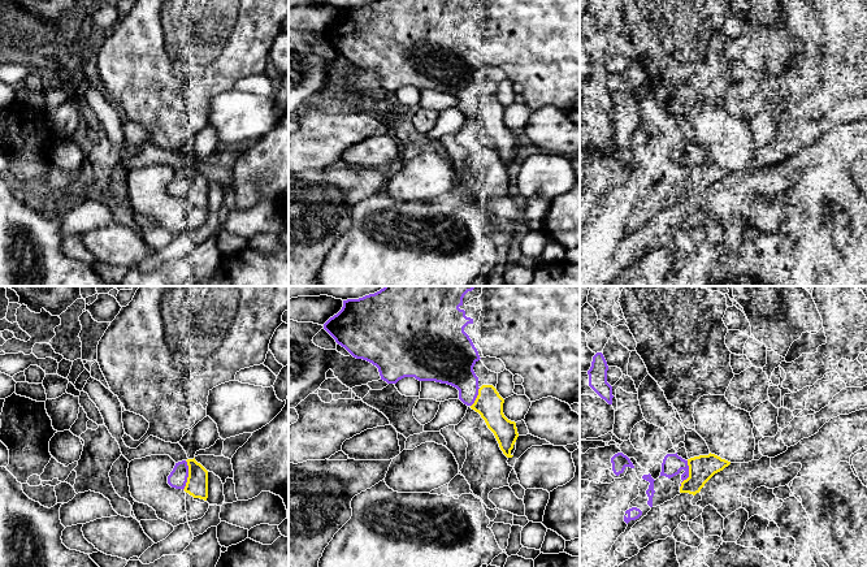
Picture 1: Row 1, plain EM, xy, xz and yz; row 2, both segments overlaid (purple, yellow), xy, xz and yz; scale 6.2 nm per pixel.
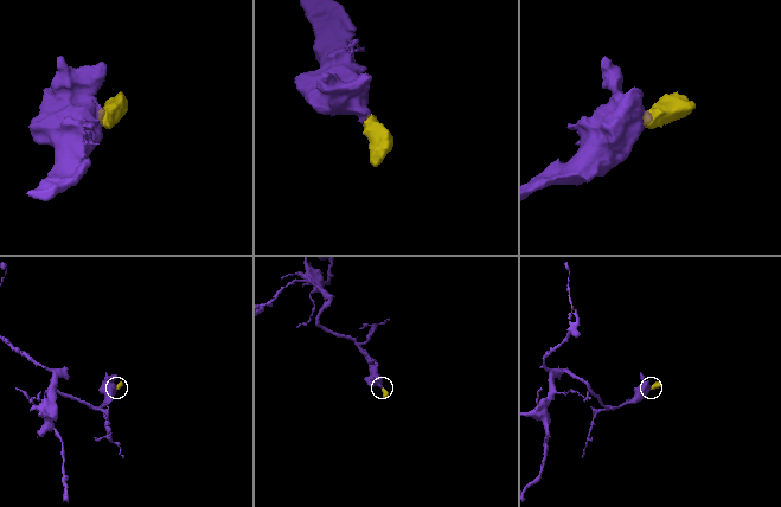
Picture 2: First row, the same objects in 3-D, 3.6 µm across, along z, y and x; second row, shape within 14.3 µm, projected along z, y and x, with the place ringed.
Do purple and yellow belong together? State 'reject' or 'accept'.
accept

